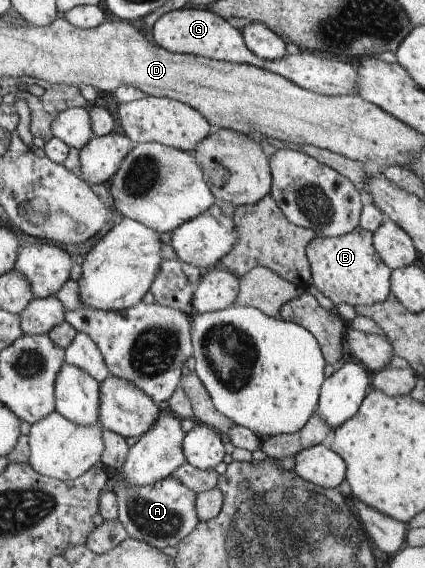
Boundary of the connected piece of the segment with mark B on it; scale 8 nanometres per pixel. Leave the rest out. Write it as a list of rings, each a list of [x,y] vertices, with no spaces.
[[[360,225],[349,233],[337,237],[316,235],[306,247],[310,263],[312,283],[329,297],[333,306],[347,304],[353,307],[361,304],[376,304],[385,301],[391,294],[391,270],[383,263],[373,245],[374,232]]]

